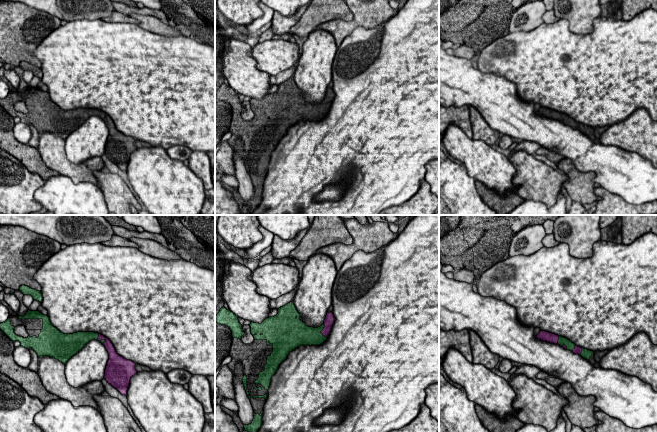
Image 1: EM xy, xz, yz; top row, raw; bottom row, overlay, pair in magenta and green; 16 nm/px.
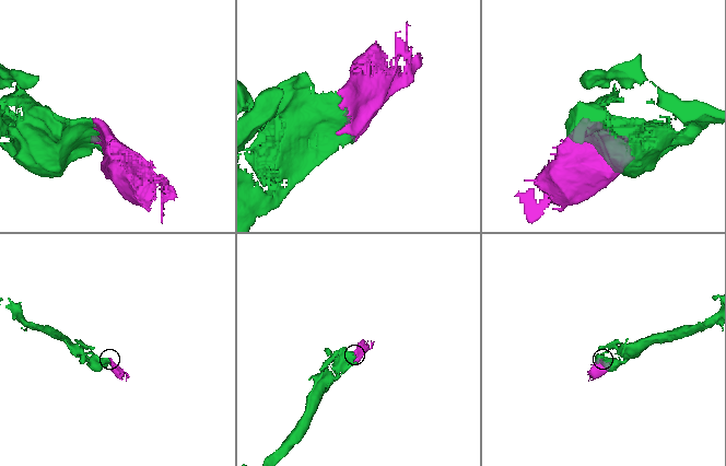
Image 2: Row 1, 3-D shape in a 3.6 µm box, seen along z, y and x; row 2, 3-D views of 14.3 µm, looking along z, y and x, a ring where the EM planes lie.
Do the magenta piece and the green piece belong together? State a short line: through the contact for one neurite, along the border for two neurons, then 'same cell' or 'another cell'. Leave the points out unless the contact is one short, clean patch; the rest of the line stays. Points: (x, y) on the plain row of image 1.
same cell

